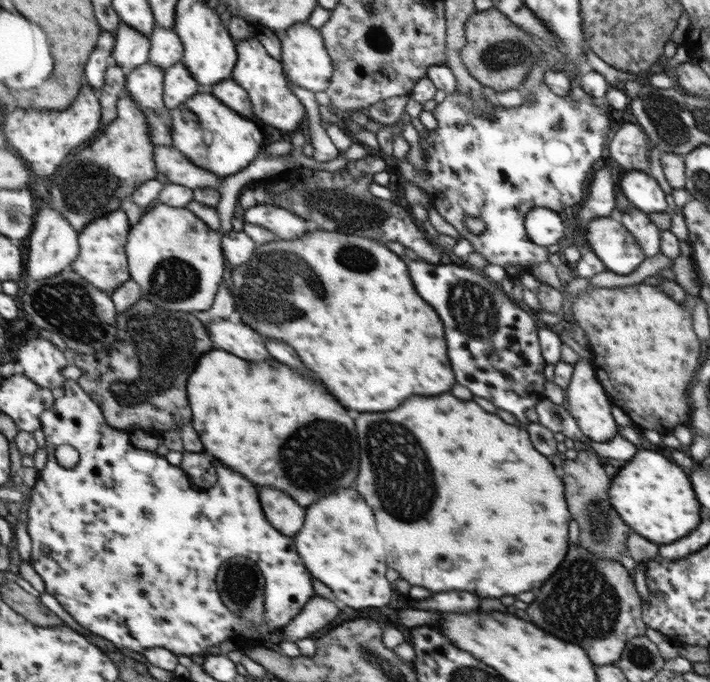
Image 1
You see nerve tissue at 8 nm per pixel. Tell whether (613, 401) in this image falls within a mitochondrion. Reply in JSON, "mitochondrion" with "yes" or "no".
{"mitochondrion":"no"}

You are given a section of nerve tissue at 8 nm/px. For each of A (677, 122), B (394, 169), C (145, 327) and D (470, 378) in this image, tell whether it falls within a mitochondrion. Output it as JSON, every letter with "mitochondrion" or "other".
{"A":"mitochondrion","B":"other","C":"mitochondrion","D":"other"}

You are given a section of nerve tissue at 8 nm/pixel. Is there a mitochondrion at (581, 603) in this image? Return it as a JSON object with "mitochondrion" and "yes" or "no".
{"mitochondrion":"yes"}

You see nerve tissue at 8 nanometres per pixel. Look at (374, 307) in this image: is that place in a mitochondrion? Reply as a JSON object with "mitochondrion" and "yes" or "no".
{"mitochondrion":"no"}

